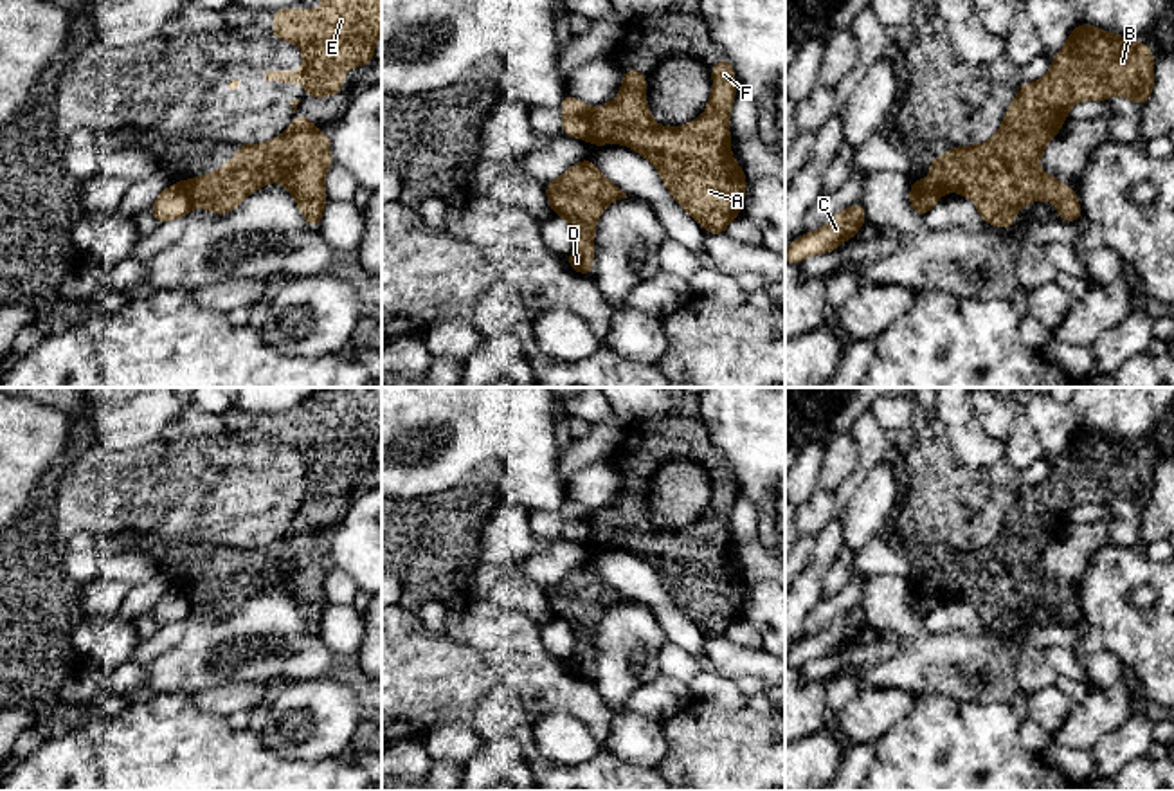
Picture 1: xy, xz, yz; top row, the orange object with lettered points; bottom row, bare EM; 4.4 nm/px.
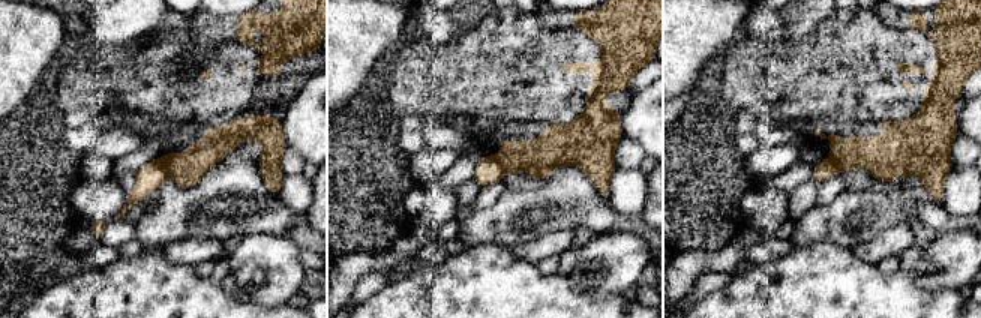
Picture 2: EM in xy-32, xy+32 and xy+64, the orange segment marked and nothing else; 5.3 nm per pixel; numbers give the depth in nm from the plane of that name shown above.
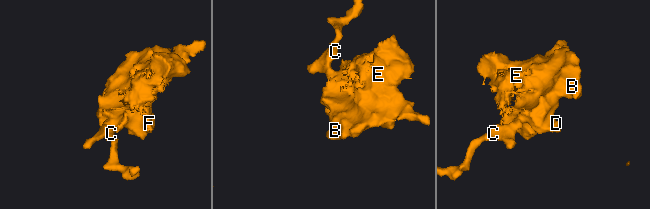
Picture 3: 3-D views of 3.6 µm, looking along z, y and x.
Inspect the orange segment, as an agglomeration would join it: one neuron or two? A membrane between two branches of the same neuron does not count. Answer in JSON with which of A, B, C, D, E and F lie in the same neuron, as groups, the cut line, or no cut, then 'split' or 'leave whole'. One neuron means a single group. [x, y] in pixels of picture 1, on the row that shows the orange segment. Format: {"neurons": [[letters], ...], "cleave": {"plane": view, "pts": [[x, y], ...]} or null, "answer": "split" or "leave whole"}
{"neurons": [["A", "B", "D", "E", "F"], ["C"]], "cleave": {"plane": "xz", "pts": [[591, 110], [587, 139]]}, "answer": "split"}

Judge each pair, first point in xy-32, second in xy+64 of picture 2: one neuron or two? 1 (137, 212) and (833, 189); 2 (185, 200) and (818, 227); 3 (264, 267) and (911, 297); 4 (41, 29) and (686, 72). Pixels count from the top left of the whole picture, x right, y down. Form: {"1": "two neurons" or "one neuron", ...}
{"1": "one neuron", "2": "one neuron", "3": "two neurons", "4": "one neuron"}

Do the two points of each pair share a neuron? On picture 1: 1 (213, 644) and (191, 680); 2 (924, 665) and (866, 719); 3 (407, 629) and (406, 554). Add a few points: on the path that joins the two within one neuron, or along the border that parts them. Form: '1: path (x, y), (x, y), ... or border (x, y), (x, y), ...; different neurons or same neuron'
1: path (209, 653), (191, 671); same neuron
2: border (870, 687), (901, 687), (915, 696); different neurons
3: border (400, 604), (416, 611); different neurons

